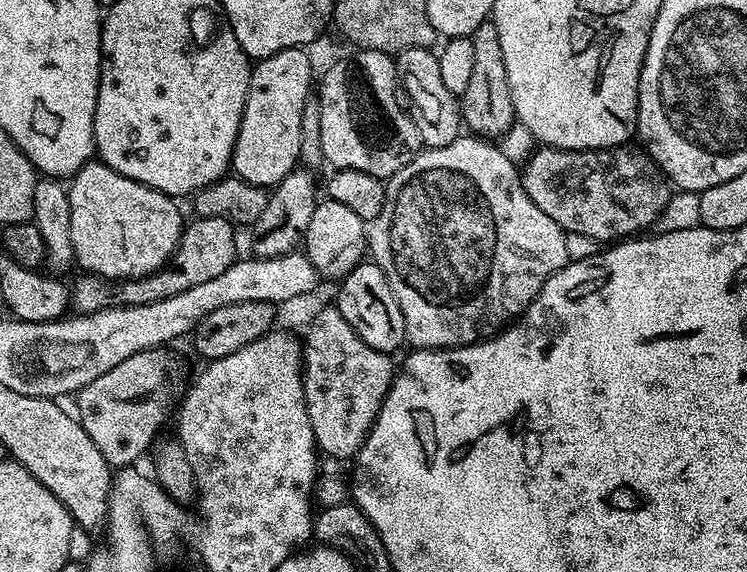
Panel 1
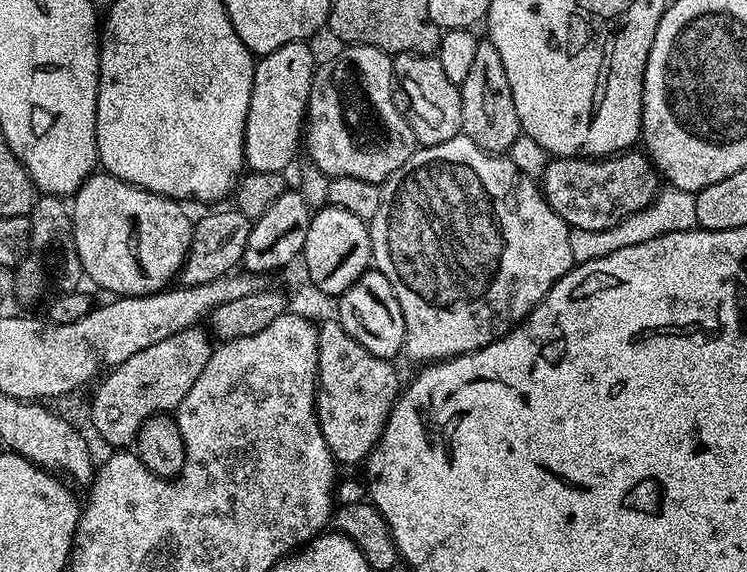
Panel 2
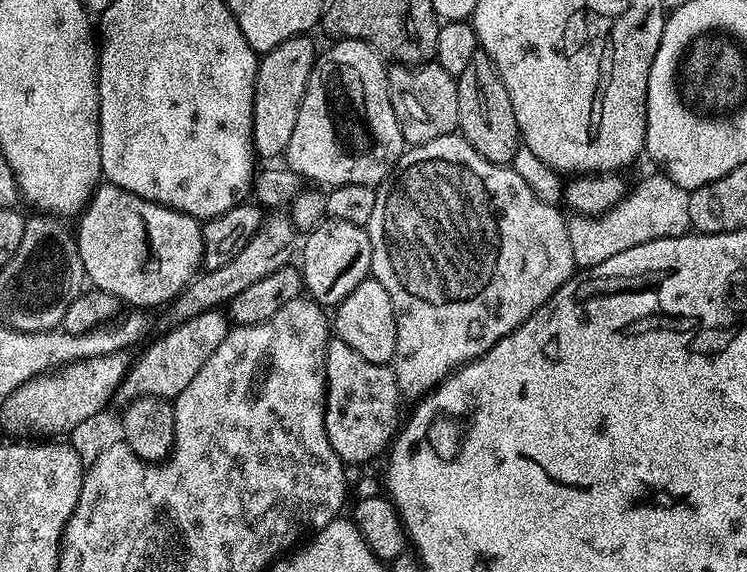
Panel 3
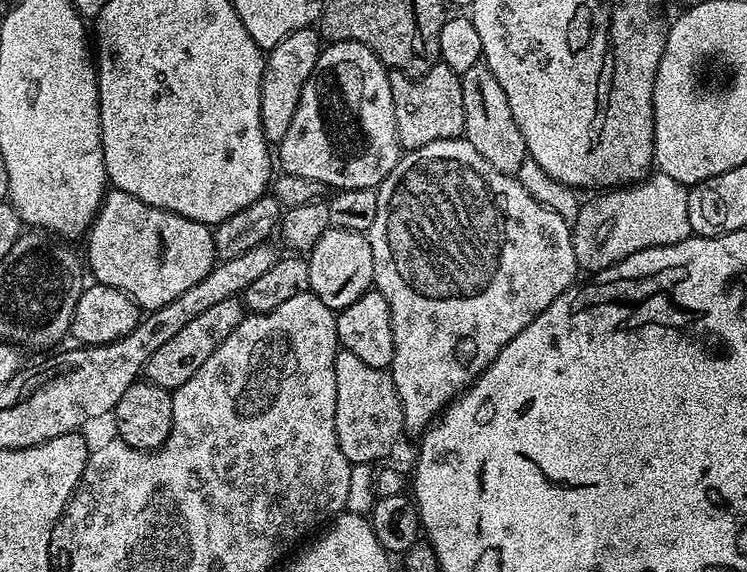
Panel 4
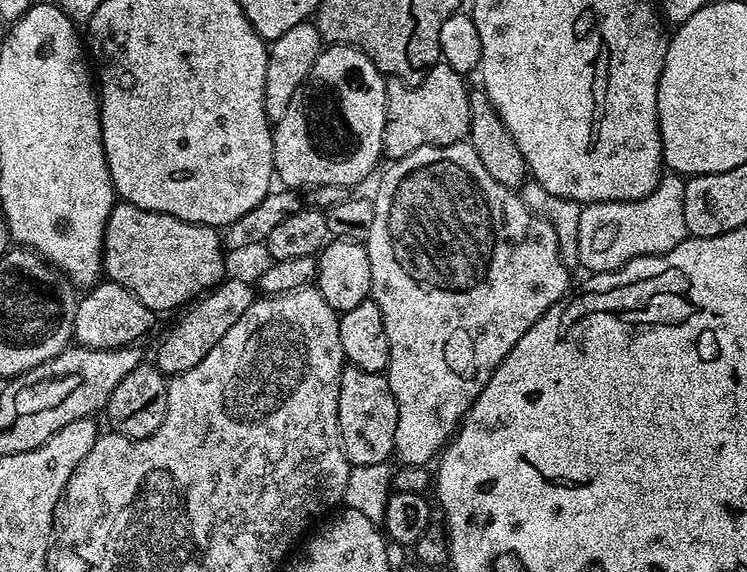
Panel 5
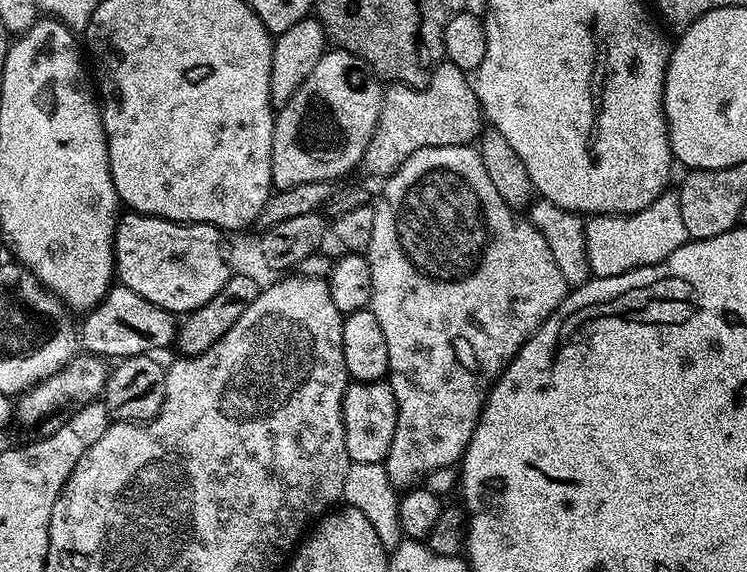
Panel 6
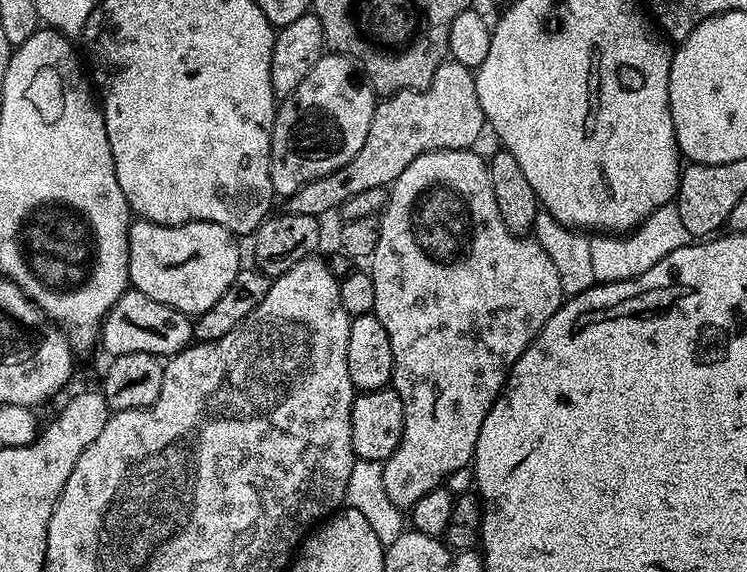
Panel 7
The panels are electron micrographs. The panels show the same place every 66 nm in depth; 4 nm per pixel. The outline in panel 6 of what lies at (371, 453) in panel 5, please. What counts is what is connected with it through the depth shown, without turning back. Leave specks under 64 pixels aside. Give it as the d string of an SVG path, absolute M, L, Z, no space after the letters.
M384 380L349 383L342 398L342 426L346 454L351 463L383 464L390 454L390 442L394 442L394 430L398 426L398 402L392 387Z

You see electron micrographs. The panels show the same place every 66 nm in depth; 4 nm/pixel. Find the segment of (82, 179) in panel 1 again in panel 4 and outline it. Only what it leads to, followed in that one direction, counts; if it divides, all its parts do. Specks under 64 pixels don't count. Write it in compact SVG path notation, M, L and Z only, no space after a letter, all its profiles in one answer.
M108 190L105 191L104 201L101 202L96 217L92 219L92 226L86 233L86 268L95 283L122 290L132 297L141 309L161 308L166 306L166 302L174 302L178 294L190 290L190 286L202 282L202 278L206 278L206 274L210 274L216 267L218 257L212 233L213 229L207 224L150 206L134 198L134 194Z

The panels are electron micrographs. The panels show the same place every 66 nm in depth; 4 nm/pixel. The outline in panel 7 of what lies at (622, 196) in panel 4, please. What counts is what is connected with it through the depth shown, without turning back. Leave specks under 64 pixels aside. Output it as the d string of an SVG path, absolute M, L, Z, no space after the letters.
M675 203L664 204L657 208L639 228L631 234L596 234L590 239L592 269L597 284L613 284L626 282L630 278L638 278L638 274L646 274L650 266L658 266L666 254L674 254L682 246L693 239L690 230L686 230Z

